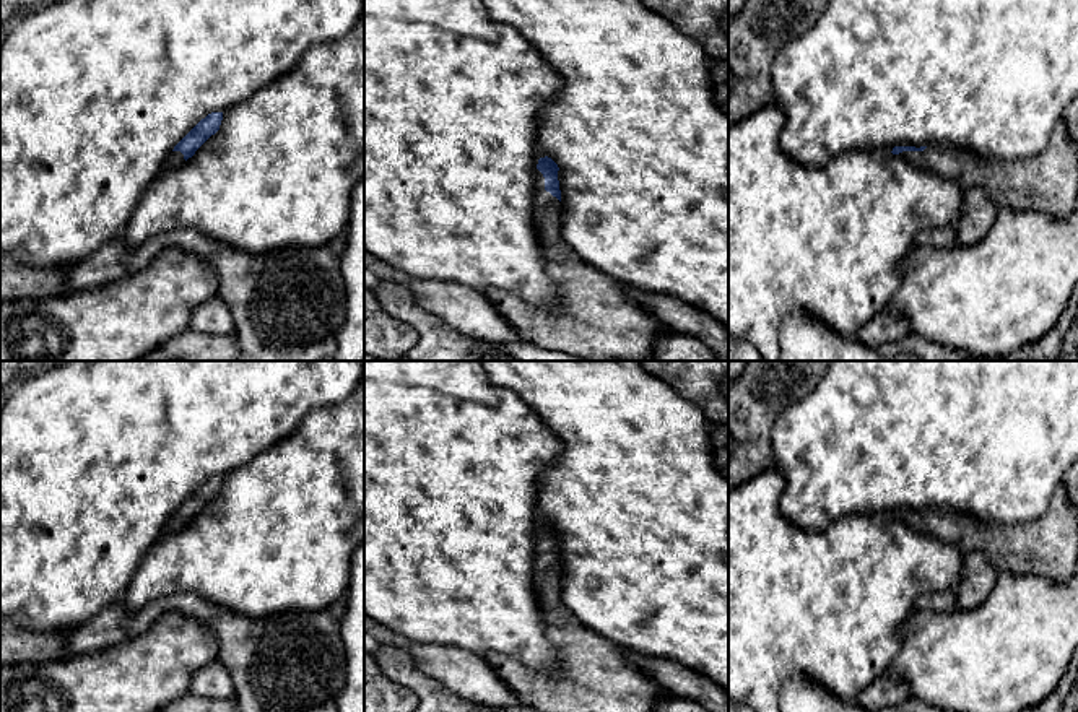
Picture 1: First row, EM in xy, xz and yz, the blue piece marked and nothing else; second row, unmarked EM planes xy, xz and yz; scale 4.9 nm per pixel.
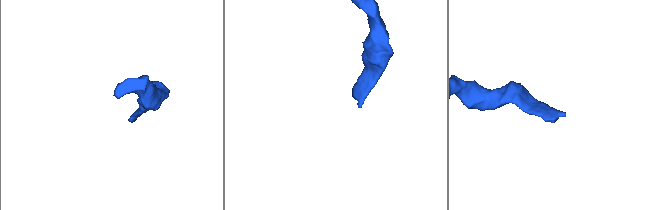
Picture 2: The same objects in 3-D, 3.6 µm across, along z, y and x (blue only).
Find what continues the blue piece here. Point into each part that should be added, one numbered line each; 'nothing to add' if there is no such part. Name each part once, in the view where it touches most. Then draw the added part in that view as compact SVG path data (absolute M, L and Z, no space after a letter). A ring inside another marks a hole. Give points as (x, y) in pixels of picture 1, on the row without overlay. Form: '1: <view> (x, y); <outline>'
1: xz (597, 677); M537 533L535 595L563 676L553 679L496 652L481 658L527 707L540 712L655 712L665 691L626 658L623 647L584 626L564 606L561 574Z

